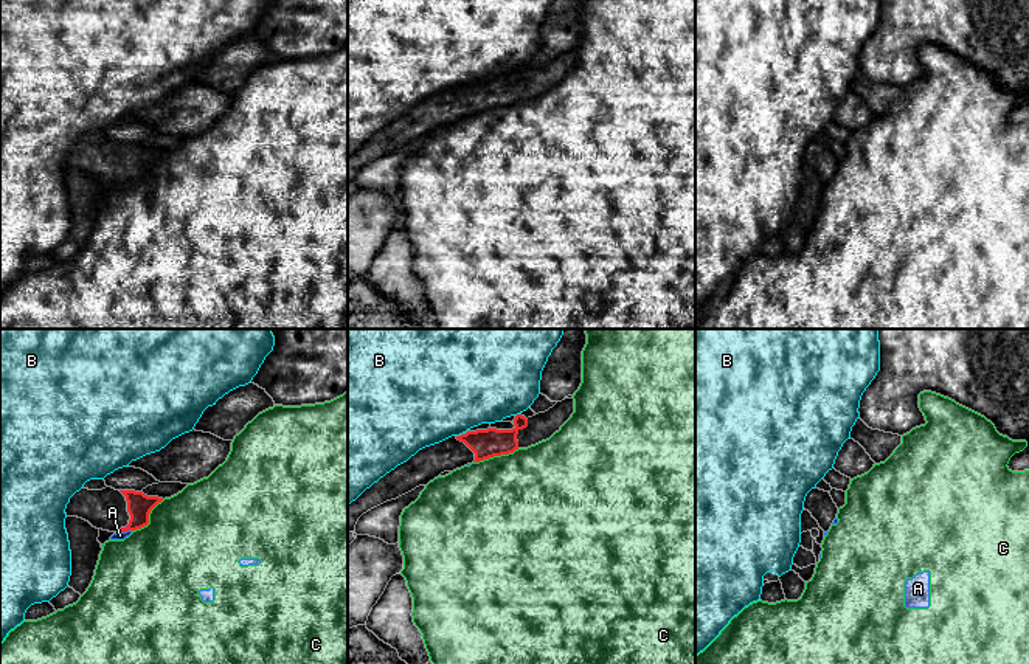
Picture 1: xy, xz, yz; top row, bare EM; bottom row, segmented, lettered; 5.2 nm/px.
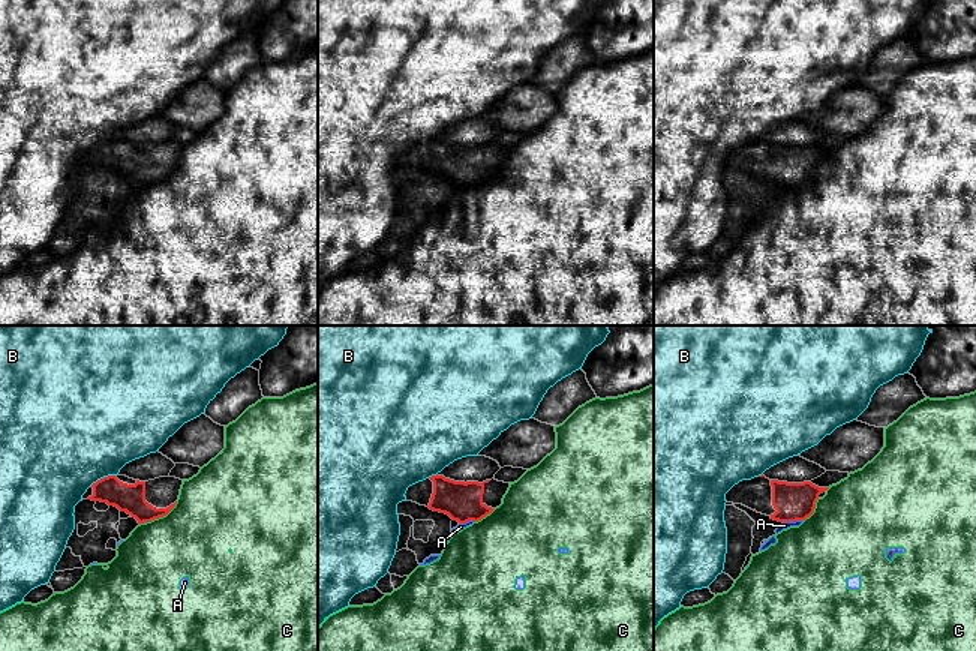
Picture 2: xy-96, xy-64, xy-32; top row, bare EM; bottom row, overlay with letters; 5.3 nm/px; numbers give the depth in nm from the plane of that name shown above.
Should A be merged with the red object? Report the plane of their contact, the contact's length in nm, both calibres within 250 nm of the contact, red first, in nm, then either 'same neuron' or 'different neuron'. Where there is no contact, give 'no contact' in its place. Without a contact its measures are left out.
xy | 70 nm | 130/50 nm | different neuron

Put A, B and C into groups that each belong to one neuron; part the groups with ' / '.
A C / B

